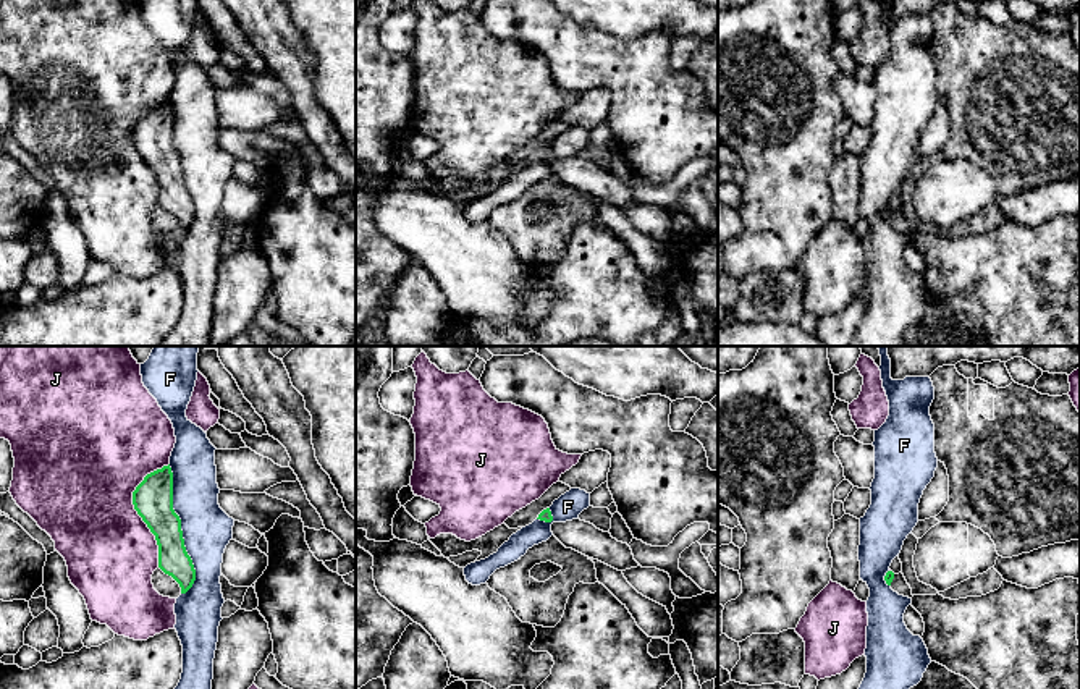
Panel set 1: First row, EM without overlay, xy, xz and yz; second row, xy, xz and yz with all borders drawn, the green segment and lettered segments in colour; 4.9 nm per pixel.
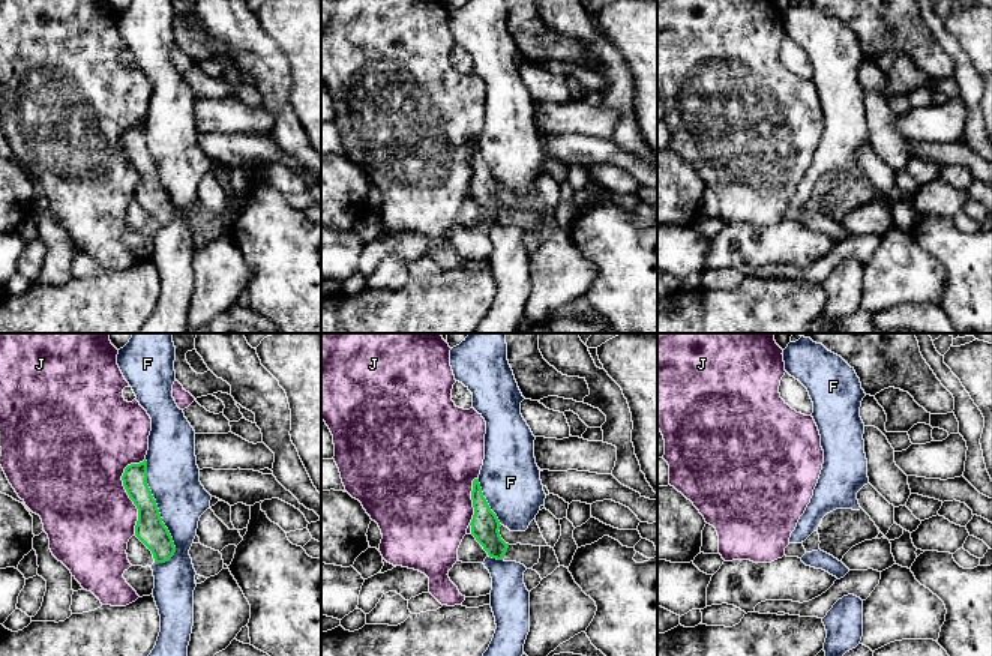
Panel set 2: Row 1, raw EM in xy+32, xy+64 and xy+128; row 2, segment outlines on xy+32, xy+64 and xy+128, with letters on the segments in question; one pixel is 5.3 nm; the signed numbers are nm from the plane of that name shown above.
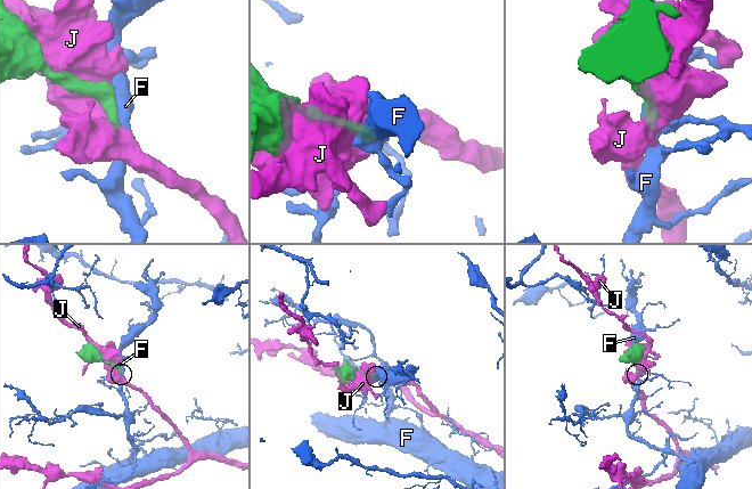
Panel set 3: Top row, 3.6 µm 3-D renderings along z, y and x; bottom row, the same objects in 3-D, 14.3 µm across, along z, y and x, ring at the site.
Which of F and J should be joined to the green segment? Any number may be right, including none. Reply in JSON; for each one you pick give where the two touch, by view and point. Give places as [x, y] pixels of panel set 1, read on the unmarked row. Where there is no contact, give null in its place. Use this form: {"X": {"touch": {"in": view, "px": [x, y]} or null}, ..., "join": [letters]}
{"join": []}

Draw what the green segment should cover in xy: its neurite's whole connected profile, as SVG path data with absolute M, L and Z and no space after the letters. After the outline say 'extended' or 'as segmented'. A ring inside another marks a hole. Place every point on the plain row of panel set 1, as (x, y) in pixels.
M170 102L144 115L133 129L133 142L158 183L158 205L171 213L186 231L196 207L186 189L181 157L173 147L173 110Z; as segmented

